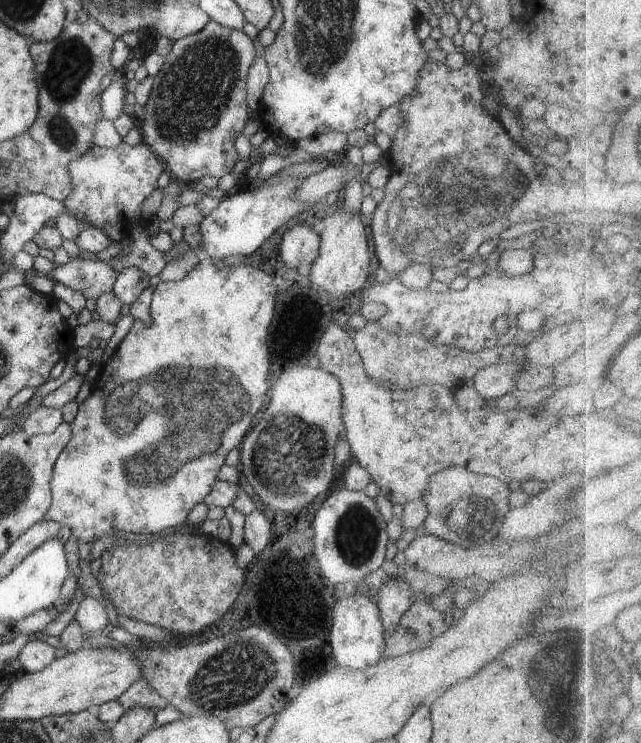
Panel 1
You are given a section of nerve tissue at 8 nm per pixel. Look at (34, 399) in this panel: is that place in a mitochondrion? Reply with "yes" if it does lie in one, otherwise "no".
no

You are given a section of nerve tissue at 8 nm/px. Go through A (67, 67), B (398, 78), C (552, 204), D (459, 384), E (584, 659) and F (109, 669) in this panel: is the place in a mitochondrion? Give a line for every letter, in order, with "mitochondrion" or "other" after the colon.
A: mitochondrion
B: other
C: other
D: other
E: mitochondrion
F: other

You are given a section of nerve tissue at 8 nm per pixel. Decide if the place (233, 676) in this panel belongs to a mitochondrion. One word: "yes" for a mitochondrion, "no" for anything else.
yes

